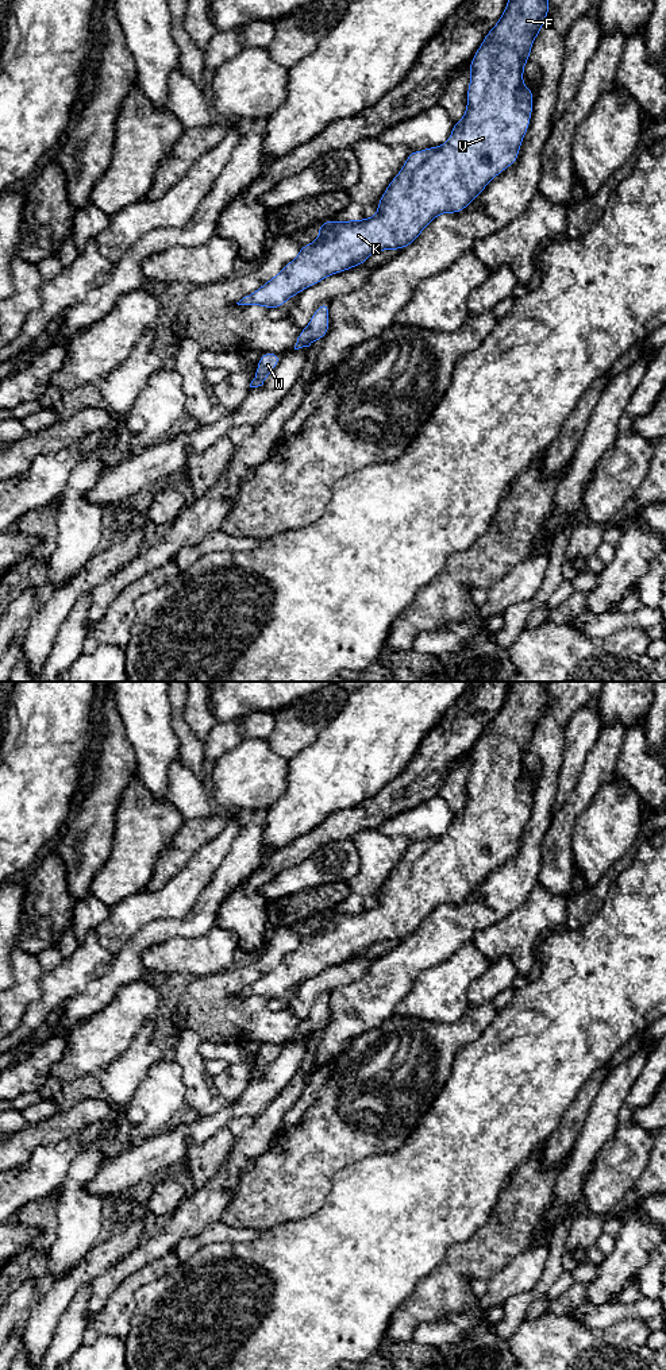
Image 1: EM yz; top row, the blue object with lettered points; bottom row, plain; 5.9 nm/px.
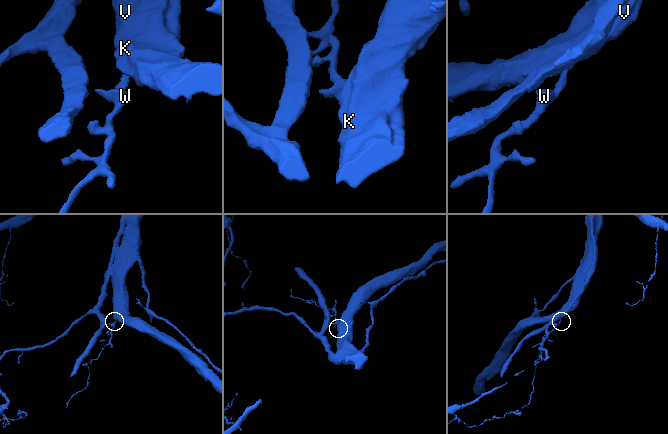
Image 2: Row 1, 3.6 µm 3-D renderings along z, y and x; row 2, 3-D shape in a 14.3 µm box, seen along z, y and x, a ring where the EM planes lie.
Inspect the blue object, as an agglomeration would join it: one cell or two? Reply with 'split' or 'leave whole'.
leave whole

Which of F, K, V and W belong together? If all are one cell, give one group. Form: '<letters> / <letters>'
F K V W

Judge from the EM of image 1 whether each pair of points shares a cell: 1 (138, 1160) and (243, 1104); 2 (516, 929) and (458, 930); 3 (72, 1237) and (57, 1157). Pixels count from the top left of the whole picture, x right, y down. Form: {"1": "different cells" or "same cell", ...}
{"1": "same cell", "2": "different cells", "3": "different cells"}

